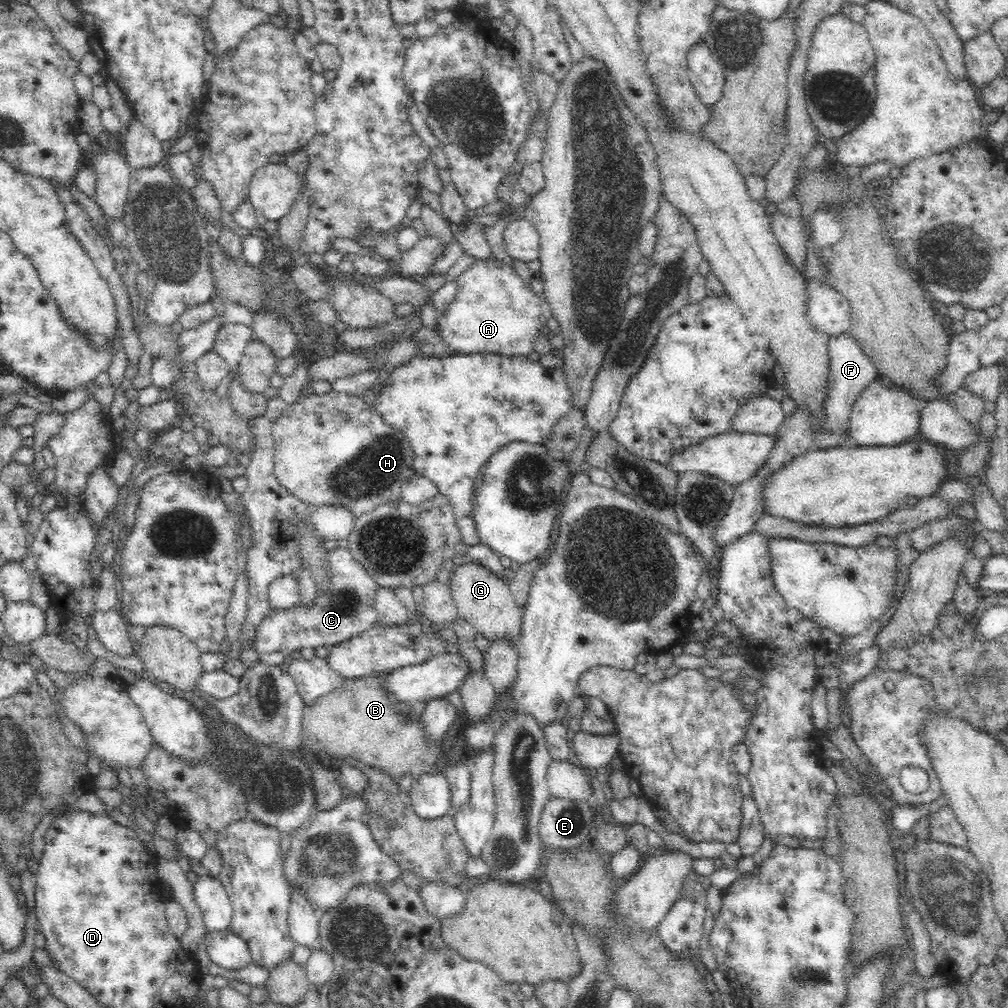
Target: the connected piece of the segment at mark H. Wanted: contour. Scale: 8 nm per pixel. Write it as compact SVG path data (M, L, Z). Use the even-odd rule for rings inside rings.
M330 391L320 395L316 392L302 394L296 404L286 406L274 420L271 434L276 479L300 502L314 508L324 504L342 504L358 518L380 504L401 501L404 483L416 474L413 468L414 451L406 433L396 425L386 423L376 407L365 402L357 393Z

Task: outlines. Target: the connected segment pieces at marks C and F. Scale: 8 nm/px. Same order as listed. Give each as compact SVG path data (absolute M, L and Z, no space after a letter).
M336 547L328 552L328 559L332 565L330 586L324 594L321 594L323 590L317 590L316 605L310 609L302 606L286 611L272 609L270 615L260 622L254 646L259 661L270 666L278 666L287 662L293 651L299 651L305 646L331 647L358 636L360 632L376 624L375 599L376 592L381 587L378 581L366 571L364 564L352 555L348 547Z
M850 331L830 335L828 341L828 354L830 357L830 388L826 398L826 424L820 428L820 434L814 435L816 448L838 447L843 439L843 434L848 428L848 420L851 415L852 405L856 395L878 374L875 364L864 353L854 335Z

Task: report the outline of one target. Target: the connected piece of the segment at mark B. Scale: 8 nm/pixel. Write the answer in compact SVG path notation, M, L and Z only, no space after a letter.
M372 671L364 676L344 679L337 689L305 705L301 716L303 747L322 759L326 755L340 759L356 758L380 769L396 782L402 776L417 779L424 774L445 775L446 768L465 761L467 767L472 752L466 747L460 729L450 730L433 742L426 735L422 716L412 716L412 703L400 701L388 691L386 680L392 671Z

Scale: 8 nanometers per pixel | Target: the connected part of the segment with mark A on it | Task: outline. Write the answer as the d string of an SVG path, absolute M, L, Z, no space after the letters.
M476 259L456 279L454 299L444 312L437 314L437 337L454 352L472 354L475 352L498 353L504 356L528 355L533 350L534 338L540 336L540 326L546 325L552 317L551 308L544 296L537 296L514 270L501 260Z

